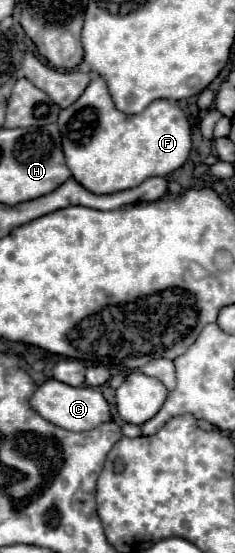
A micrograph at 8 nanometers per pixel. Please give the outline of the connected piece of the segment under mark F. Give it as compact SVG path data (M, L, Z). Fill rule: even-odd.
M101 76L89 82L77 102L61 110L57 126L73 178L93 194L115 194L151 176L167 176L183 166L191 152L191 126L175 102L155 100L139 114L125 114L117 110Z

